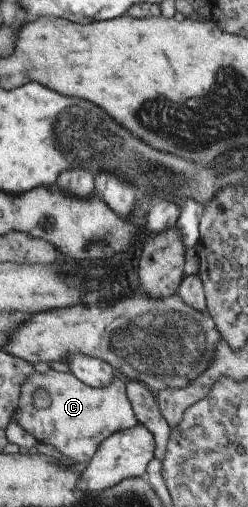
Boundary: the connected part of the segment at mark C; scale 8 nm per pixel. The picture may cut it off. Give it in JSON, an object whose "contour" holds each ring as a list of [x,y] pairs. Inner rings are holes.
{"contour":[[[50,369],[45,374],[33,372],[21,386],[21,393],[16,408],[18,424],[27,430],[27,433],[33,434],[38,443],[52,444],[58,448],[60,454],[70,456],[74,463],[90,460],[98,445],[112,433],[129,429],[138,423],[132,412],[130,403],[125,395],[125,385],[120,380],[114,378],[110,386],[94,388],[80,382],[72,373],[61,373]],[[42,389],[50,397],[50,406],[43,409],[34,408],[32,404],[33,394]]]}

